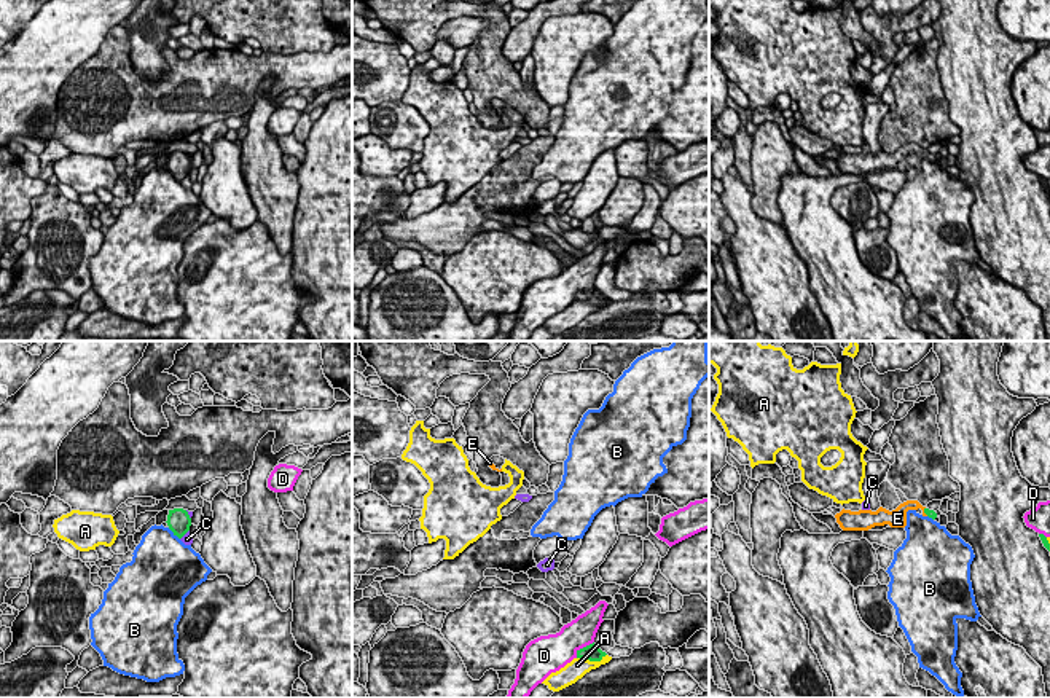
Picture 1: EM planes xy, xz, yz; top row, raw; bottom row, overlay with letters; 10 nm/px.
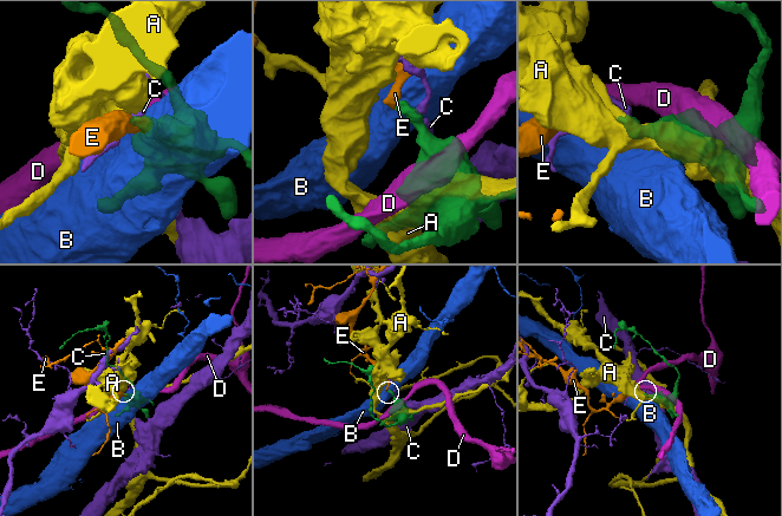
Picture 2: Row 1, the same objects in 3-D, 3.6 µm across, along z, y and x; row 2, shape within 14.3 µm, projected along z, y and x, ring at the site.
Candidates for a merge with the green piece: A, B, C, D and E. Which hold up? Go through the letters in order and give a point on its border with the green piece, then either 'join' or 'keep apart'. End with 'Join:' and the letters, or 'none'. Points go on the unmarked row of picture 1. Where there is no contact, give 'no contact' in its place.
A: xz (591, 303) | keep apart
B: xy (174, 177) | keep apart
C: xy (185, 176) | keep apart
D: xz (583, 290) | keep apart
E: yz (924, 155) | join
Join: E

